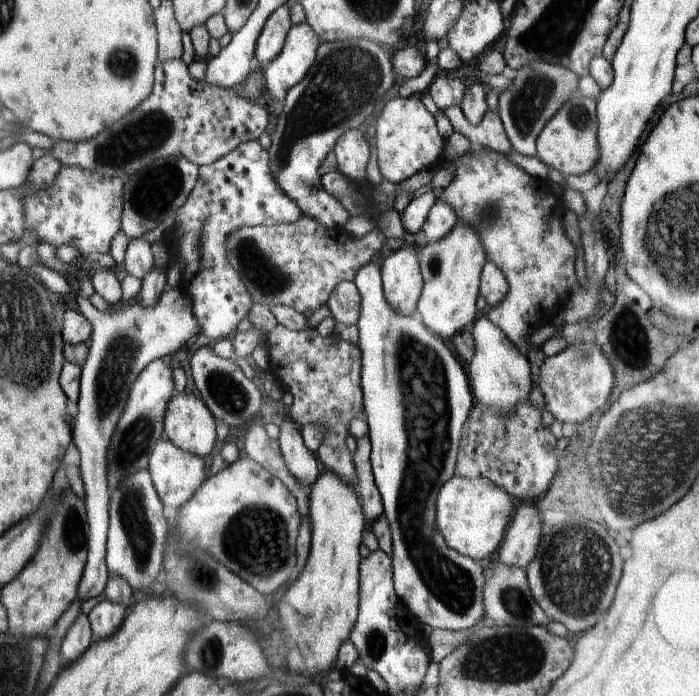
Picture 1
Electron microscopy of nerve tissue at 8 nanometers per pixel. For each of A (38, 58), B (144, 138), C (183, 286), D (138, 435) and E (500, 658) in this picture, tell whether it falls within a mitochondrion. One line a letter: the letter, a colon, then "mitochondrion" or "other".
A: other
B: mitochondrion
C: other
D: mitochondrion
E: mitochondrion

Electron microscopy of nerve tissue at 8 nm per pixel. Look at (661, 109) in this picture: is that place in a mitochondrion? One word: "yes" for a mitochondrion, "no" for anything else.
no

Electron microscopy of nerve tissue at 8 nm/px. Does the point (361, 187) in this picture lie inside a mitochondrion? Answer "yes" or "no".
no

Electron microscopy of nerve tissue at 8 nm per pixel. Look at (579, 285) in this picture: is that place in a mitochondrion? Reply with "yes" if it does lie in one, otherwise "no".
no

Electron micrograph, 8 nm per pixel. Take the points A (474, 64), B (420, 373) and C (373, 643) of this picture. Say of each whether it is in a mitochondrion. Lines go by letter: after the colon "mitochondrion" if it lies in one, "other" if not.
A: other
B: mitochondrion
C: mitochondrion

